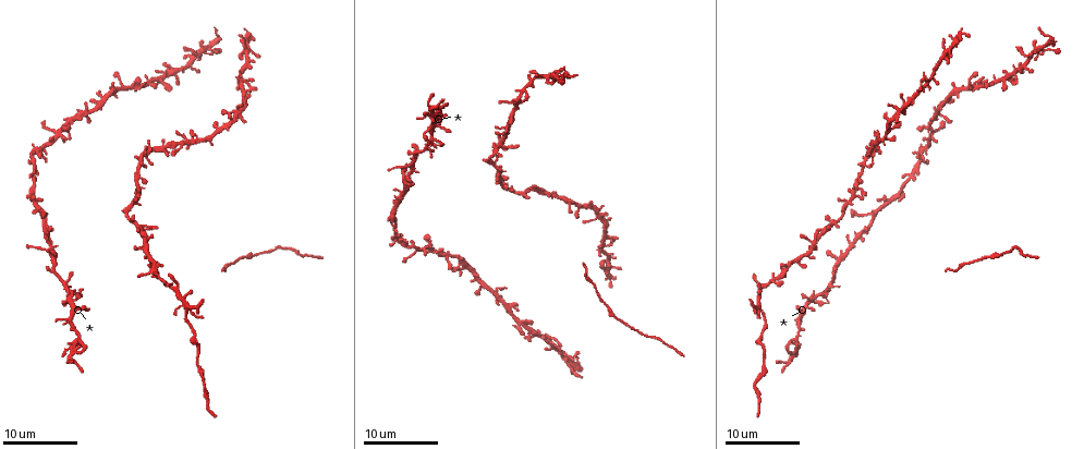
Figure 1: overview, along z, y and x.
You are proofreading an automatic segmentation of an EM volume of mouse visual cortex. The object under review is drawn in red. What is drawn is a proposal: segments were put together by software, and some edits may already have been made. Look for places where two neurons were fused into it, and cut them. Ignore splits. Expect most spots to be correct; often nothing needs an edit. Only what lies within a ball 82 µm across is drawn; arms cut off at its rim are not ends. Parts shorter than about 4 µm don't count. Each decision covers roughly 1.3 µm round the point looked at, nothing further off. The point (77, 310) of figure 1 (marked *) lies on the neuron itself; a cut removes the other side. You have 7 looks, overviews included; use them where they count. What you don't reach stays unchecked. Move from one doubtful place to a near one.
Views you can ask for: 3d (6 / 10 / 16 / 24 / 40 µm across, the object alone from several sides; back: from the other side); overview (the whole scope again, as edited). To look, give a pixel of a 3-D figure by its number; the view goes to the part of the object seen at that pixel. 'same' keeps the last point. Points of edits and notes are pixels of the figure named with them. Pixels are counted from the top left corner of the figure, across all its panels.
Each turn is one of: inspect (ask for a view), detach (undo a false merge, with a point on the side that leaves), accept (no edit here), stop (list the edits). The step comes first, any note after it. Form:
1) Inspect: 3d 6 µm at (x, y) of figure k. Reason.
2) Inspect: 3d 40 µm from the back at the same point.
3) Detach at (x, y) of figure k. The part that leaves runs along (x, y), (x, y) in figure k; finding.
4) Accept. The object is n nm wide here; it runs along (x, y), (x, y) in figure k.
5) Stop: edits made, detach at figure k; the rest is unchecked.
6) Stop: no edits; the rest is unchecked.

Inspect: 3d 10 µm at (781, 268) of figure 1. Four or more arms meet.

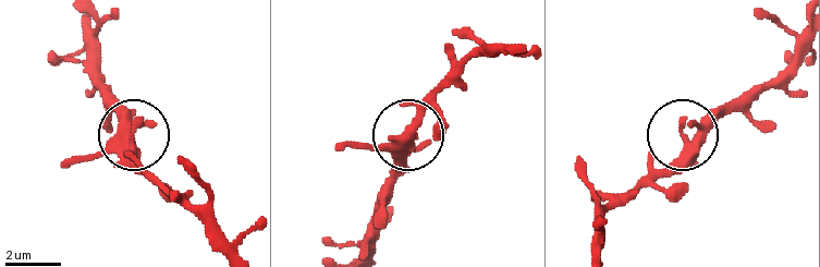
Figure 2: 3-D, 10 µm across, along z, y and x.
Accept. All the same neuron.

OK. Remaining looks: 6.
Inspect: 3d 16 µm at (433, 108) of figure 1. Thin arm on a thick one.

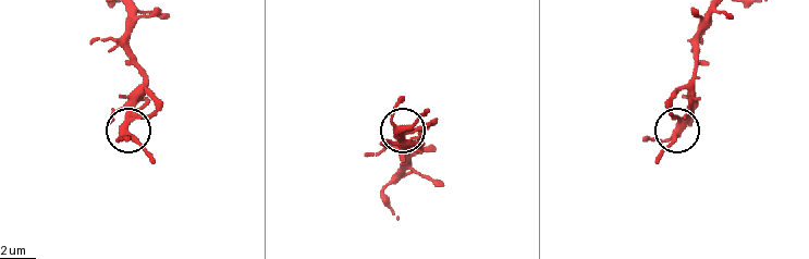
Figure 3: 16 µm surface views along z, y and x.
Accept. The object is 320 nm wide here; all the same neuron.

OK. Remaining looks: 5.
Inspect: 3d 6 µm at (831, 282) of figure 1. Sudden change in width.

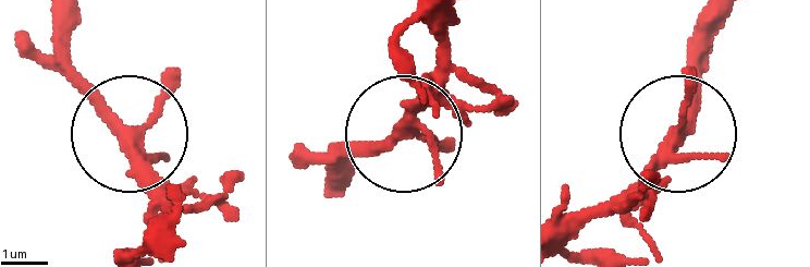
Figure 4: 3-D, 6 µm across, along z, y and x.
Accept. 4 arms meet here; continuous, no second neuron.

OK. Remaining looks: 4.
Inspect: 3d 6 µm at (875, 213) of figure 1. Four arms meet.

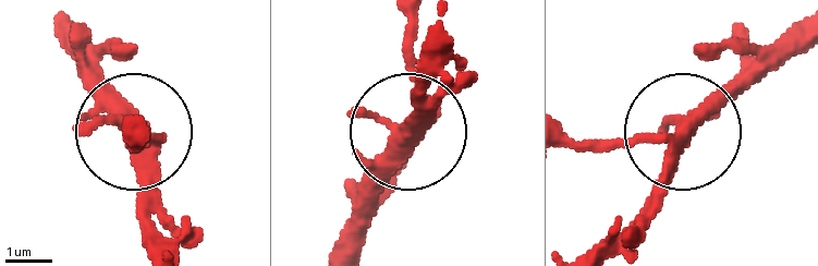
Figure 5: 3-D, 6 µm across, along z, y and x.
Accept. One neuron here.

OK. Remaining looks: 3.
Stop: no edits; the rest is unchecked.

